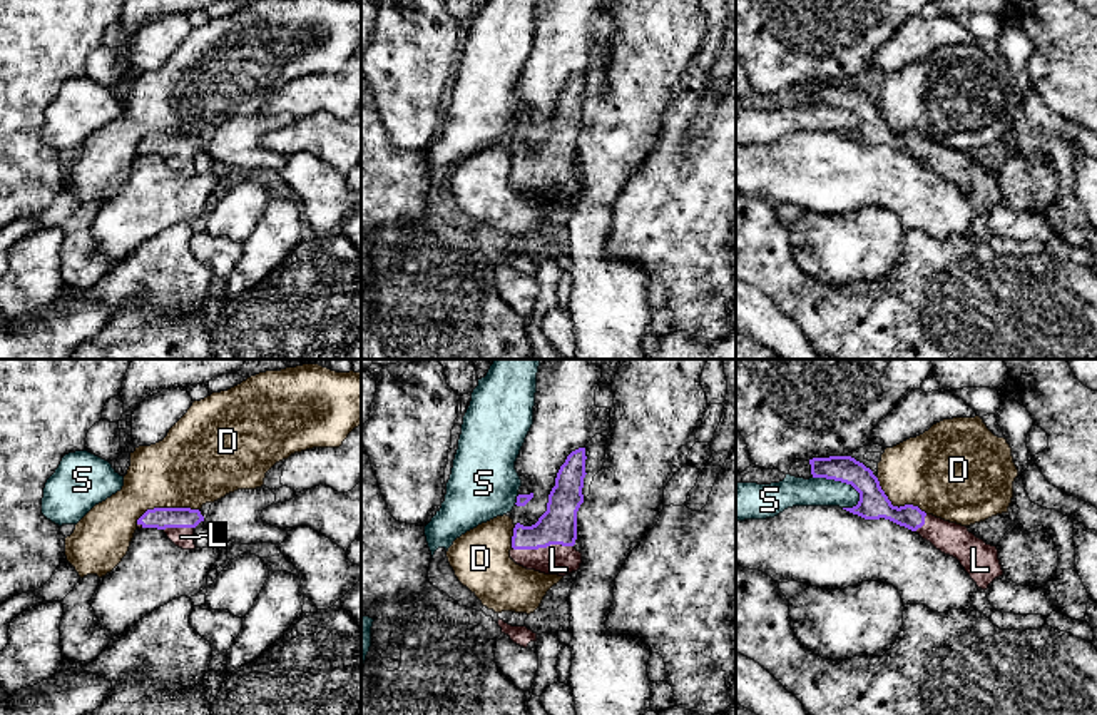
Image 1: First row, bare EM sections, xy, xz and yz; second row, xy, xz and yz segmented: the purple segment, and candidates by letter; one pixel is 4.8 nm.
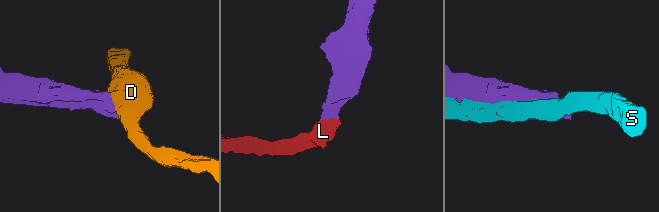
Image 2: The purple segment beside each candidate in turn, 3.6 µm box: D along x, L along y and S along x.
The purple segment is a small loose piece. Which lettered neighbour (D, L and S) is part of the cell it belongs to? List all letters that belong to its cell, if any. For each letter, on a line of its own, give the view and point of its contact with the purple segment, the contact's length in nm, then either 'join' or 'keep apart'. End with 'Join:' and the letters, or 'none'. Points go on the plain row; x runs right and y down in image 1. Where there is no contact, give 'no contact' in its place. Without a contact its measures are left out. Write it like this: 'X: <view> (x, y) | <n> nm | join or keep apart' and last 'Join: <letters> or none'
D: xy (166, 134) | 320 nm | keep apart
L: xz (542, 172) | 300 nm | join
S: yz (841, 107) | 260 nm | keep apart
Join: L

